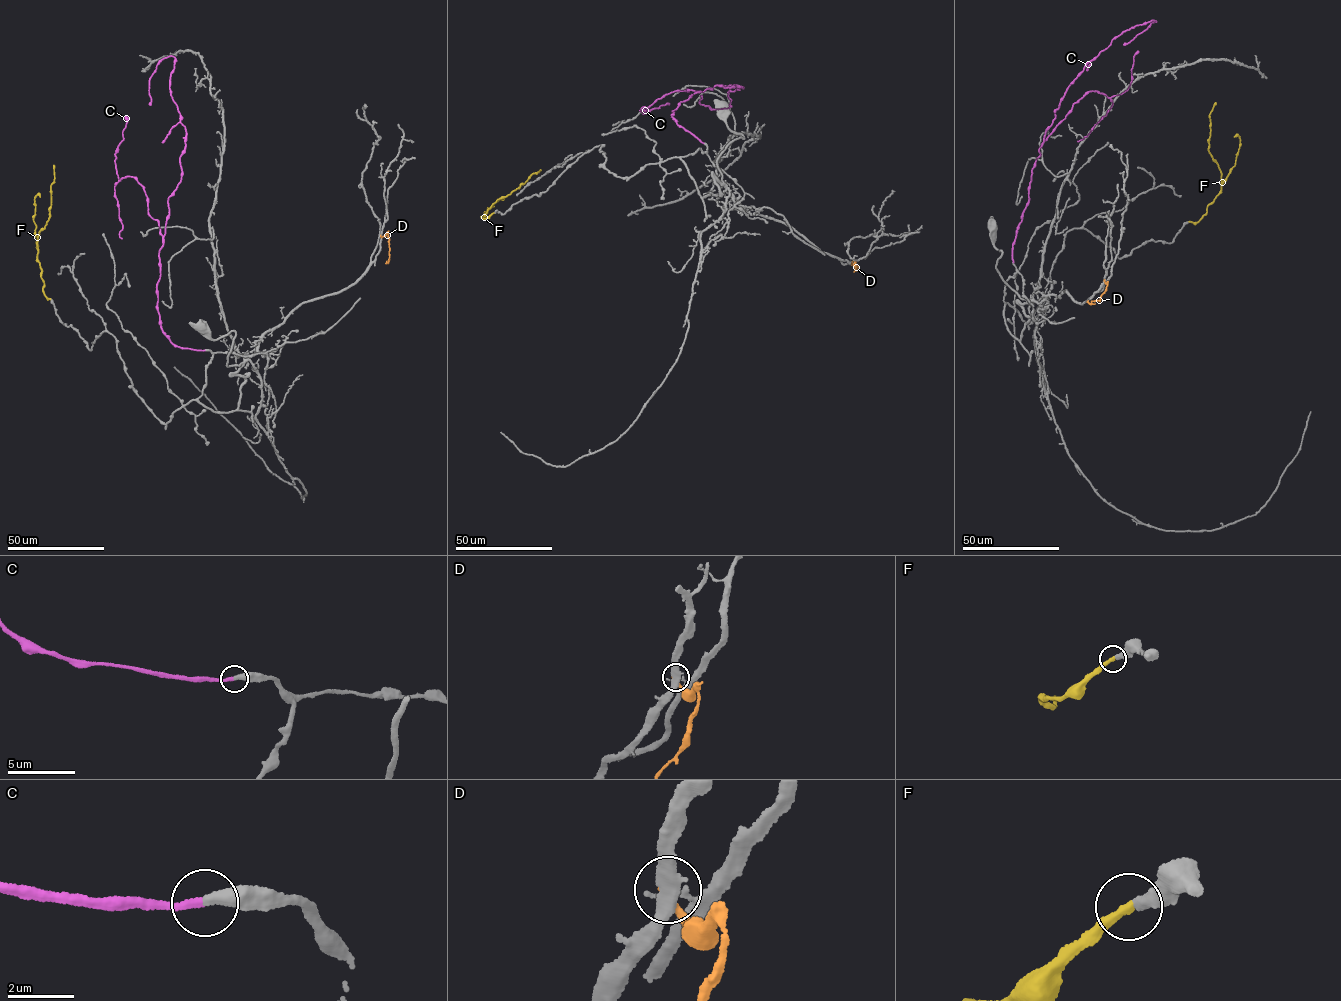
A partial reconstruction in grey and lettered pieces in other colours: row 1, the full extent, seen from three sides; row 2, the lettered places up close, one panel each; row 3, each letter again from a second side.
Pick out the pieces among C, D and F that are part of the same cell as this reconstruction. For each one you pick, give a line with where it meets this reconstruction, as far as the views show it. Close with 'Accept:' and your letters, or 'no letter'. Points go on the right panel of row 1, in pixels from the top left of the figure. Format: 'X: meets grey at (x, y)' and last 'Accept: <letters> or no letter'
C: meets grey at (1013, 262)
F: meets grey at (1189, 221)
Accept: C, F

